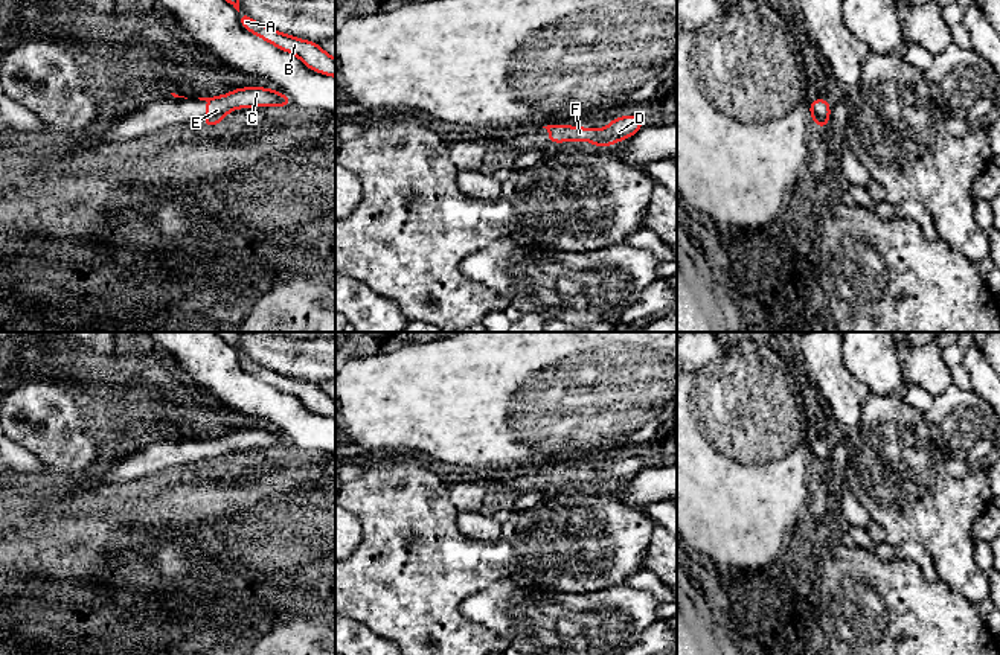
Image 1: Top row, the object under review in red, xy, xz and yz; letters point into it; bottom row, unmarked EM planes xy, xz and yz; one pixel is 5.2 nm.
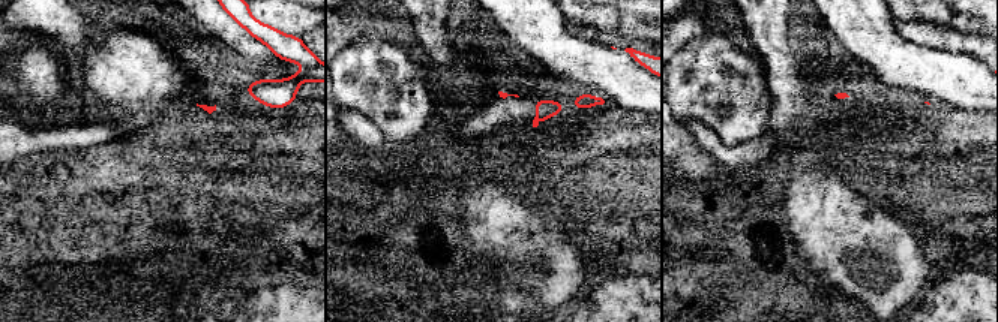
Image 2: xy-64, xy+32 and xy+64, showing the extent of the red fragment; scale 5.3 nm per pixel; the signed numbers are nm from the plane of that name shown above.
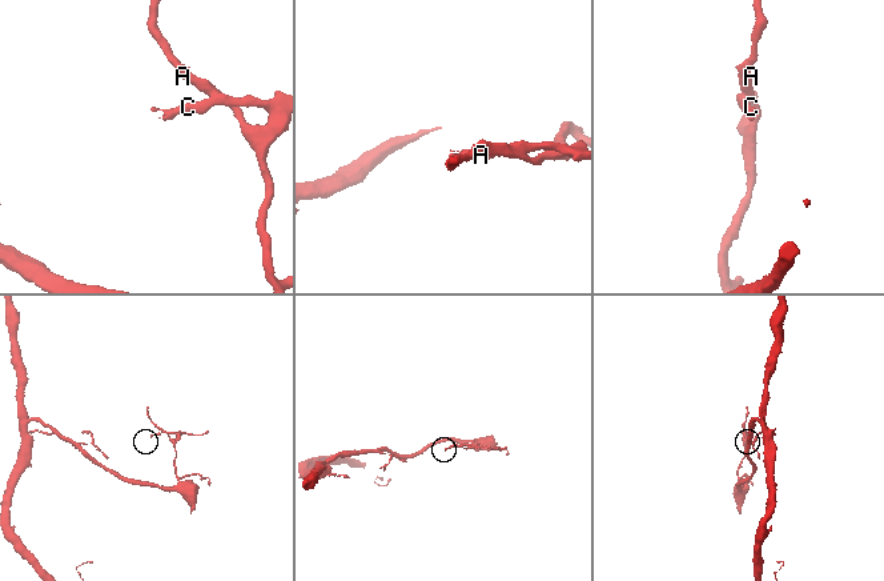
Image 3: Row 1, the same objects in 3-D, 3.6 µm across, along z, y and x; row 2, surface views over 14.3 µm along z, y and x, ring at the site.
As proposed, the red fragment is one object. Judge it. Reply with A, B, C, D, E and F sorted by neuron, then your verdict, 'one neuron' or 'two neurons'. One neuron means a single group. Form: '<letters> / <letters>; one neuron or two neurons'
A B C D E F; one neuron

